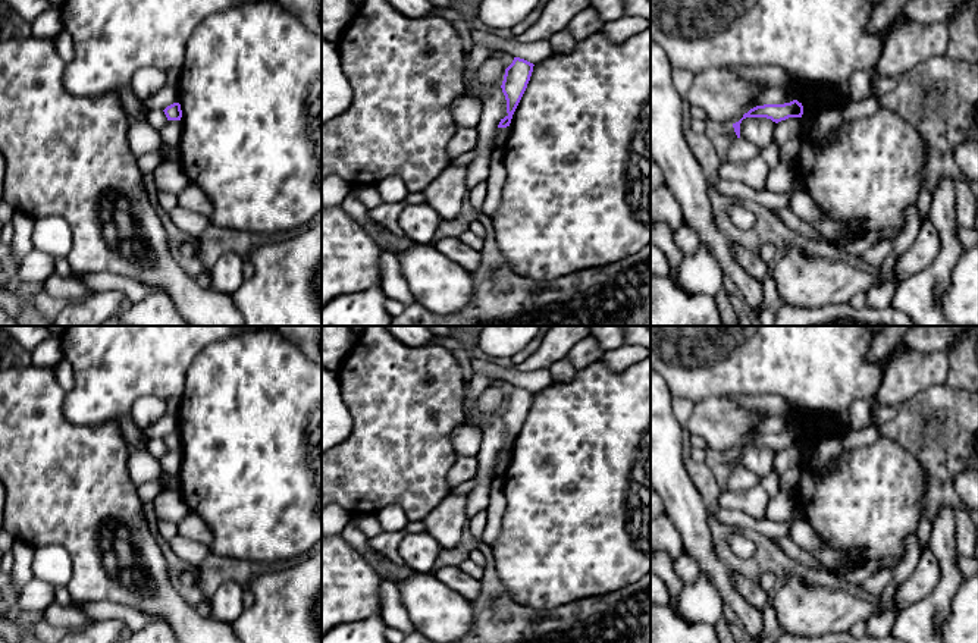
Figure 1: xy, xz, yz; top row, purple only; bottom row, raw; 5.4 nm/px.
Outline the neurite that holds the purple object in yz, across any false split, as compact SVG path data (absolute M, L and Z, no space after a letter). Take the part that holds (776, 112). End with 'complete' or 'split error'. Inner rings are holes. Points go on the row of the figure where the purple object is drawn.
M797 100L784 104L764 104L756 106L750 109L747 113L745 113L739 122L733 123L733 128L737 138L740 138L740 123L746 117L767 117L778 123L789 117L802 117L802 115L803 115L803 106Z; complete

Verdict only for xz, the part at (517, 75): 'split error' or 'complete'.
complete

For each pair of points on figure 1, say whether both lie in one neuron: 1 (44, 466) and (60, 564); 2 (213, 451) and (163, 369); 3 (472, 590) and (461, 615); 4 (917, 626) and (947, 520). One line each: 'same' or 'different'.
1: different
2: different
3: different
4: same

